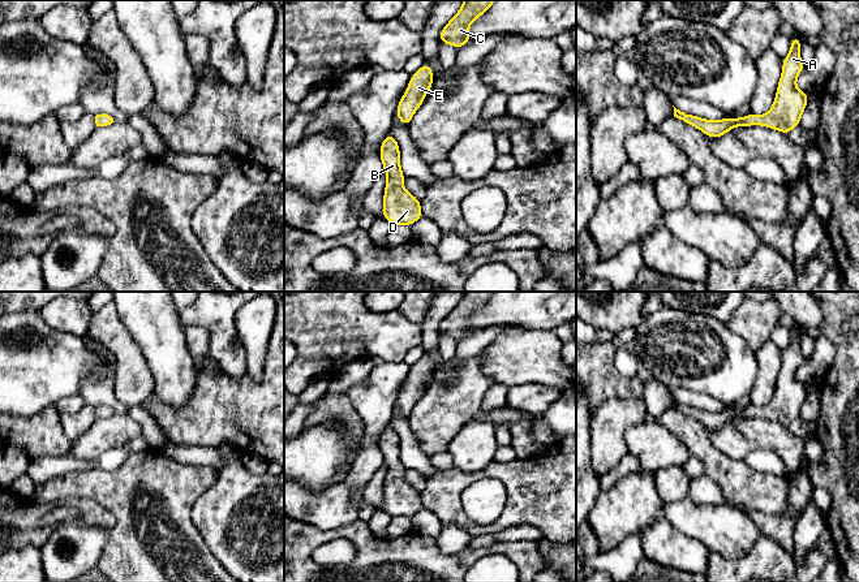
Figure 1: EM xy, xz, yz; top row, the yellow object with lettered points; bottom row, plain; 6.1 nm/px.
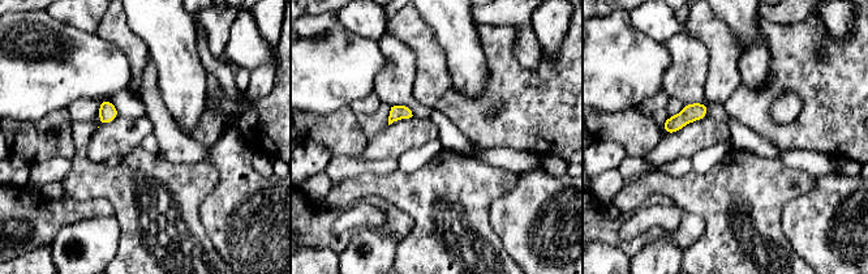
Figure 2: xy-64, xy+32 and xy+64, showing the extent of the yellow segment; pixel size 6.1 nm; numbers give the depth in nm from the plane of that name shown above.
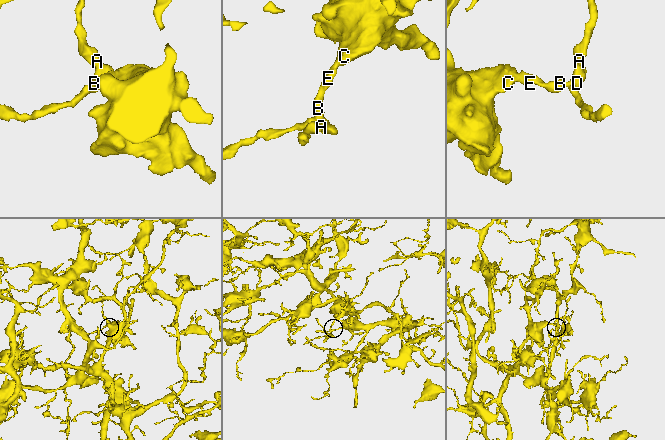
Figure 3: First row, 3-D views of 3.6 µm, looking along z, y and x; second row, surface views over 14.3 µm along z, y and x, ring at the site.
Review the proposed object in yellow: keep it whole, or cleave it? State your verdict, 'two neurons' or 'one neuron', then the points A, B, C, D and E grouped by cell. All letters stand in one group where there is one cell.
one neuron | A B C D E

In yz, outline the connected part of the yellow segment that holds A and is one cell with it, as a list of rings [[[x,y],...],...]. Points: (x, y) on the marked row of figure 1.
[[[798,35],[790,36],[790,52],[782,59],[782,74],[778,81],[776,99],[765,115],[748,113],[743,117],[725,117],[712,121],[691,113],[680,112],[674,107],[674,117],[701,130],[708,138],[723,137],[729,130],[739,126],[761,125],[776,129],[785,135],[800,125],[802,113],[808,100],[808,92],[796,89],[796,77],[806,69],[800,59],[802,40]]]

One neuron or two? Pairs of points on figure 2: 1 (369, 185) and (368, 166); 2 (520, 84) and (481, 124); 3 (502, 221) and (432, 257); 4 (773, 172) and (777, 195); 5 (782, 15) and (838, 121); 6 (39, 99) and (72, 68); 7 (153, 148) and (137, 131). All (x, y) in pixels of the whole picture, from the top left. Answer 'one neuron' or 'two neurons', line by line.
1: two neurons
2: one neuron
3: two neurons
4: one neuron
5: two neurons
6: one neuron
7: two neurons

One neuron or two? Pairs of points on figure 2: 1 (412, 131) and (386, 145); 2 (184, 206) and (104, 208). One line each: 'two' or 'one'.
1: one
2: two

